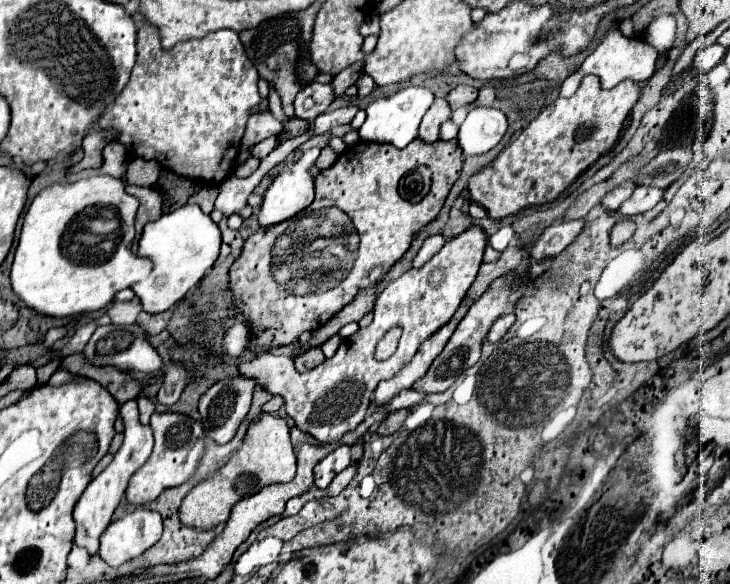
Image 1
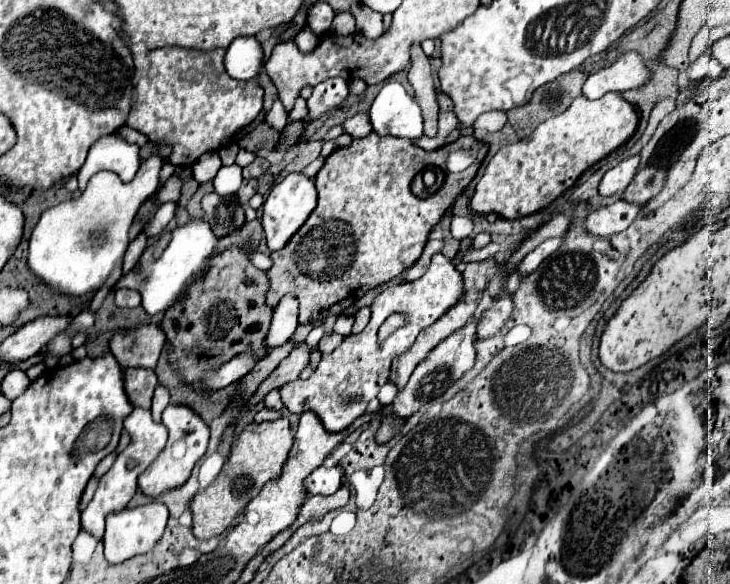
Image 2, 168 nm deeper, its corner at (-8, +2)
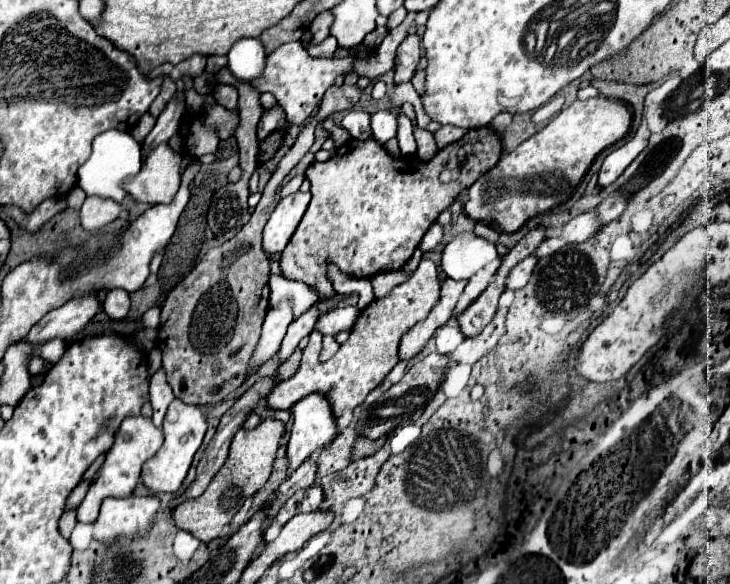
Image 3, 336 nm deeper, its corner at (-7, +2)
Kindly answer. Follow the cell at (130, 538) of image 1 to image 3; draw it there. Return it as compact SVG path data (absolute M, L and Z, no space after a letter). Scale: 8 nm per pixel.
M130 494L128 498L106 498L100 506L100 516L94 522L94 538L106 542L144 534L158 508L158 496Z

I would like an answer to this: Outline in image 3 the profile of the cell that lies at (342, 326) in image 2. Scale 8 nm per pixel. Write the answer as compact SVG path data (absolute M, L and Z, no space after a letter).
M334 308L334 310L326 312L326 314L322 314L322 316L318 318L318 322L316 322L314 328L316 328L322 336L326 336L326 334L334 336L334 334L338 334L340 330L350 330L350 326L354 326L358 314L360 314L358 308Z

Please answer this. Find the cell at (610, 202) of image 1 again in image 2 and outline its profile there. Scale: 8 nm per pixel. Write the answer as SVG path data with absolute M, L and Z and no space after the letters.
M631 156L623 162L619 162L615 168L611 168L603 180L599 182L599 194L603 196L615 196L619 198L625 188L629 186L629 182L635 178L635 172L637 172L637 166L639 166L639 156Z

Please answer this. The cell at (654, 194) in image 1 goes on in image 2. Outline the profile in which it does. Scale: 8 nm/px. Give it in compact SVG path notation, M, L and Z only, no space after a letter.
M617 200L605 208L593 210L587 216L585 228L595 234L595 236L609 236L623 232L633 224L633 220L641 214L643 204L637 202L627 202L627 200Z

